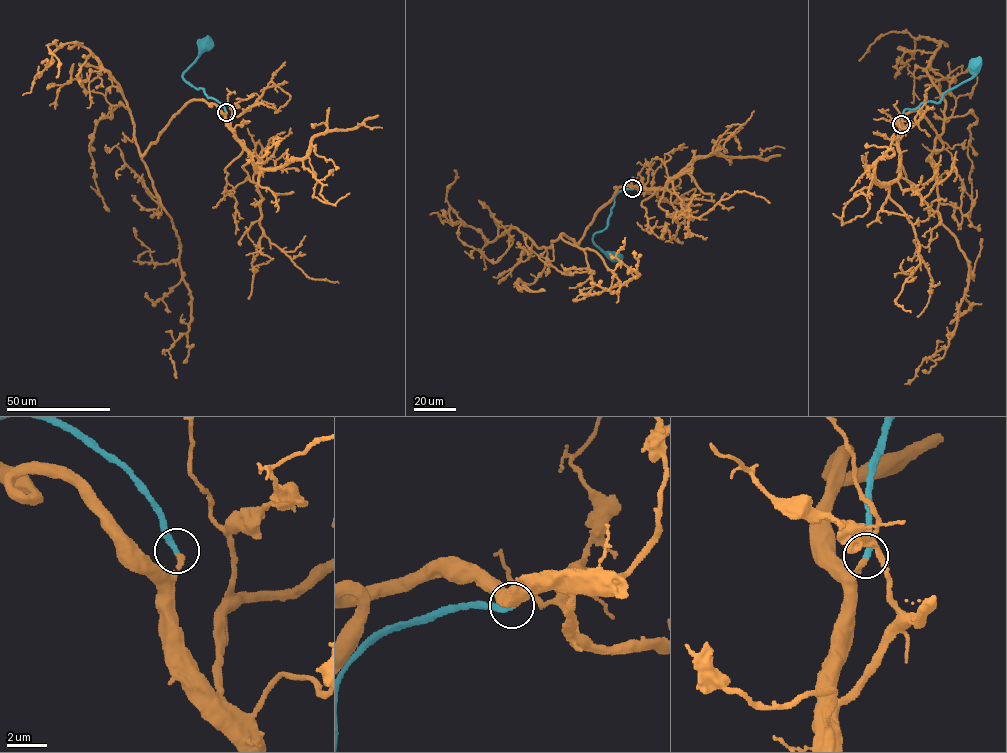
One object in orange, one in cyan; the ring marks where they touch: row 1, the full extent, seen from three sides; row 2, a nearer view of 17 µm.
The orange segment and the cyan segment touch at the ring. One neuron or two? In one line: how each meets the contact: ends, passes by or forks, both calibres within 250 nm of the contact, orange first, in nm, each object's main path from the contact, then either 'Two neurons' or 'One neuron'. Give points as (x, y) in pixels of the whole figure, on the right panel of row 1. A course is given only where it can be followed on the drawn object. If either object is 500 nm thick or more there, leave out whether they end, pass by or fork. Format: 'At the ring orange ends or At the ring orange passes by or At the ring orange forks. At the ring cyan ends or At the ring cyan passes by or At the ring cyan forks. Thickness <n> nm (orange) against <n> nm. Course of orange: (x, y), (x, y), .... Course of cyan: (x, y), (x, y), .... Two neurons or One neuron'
At the ring orange ends. At the ring cyan ends. Thickness 260 nm (orange) against 320 nm. Course of orange: (901, 125), (916, 110), (943, 145), (926, 160), (969, 281), (949, 345), (905, 384). Course of cyan: (901, 125), (905, 109), (915, 109), (924, 102), (939, 102), (945, 92), (972, 76), (976, 65). One neuron

